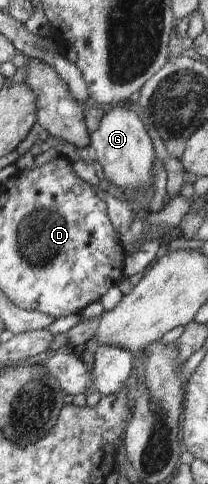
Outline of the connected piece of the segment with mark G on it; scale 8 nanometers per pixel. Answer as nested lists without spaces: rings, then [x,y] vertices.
[[[116,104],[107,109],[100,119],[98,128],[89,133],[92,159],[102,178],[110,180],[114,188],[139,189],[153,184],[151,171],[156,153],[152,140],[144,128],[143,119],[132,111],[127,104]]]

